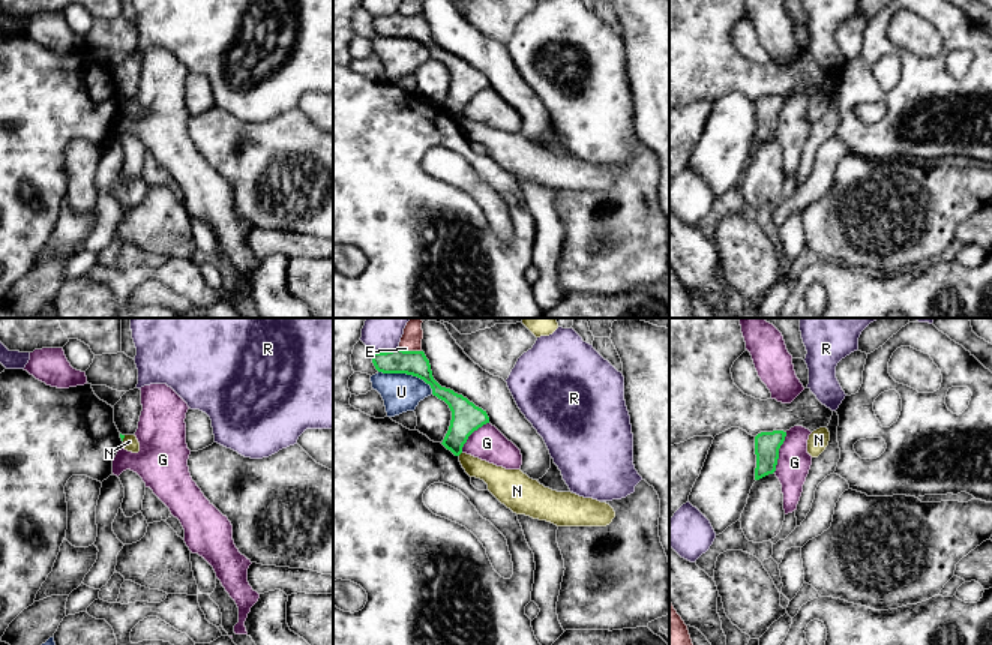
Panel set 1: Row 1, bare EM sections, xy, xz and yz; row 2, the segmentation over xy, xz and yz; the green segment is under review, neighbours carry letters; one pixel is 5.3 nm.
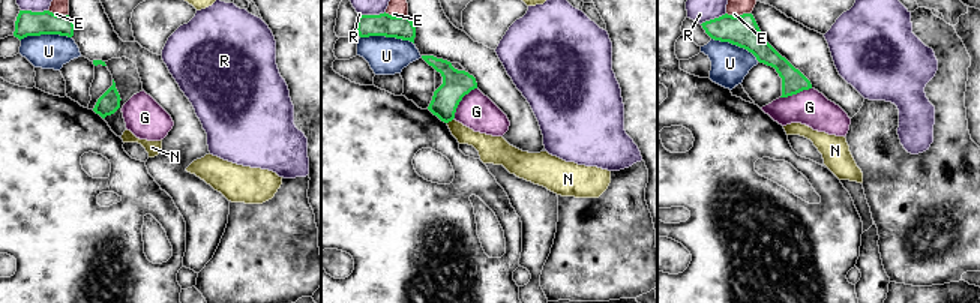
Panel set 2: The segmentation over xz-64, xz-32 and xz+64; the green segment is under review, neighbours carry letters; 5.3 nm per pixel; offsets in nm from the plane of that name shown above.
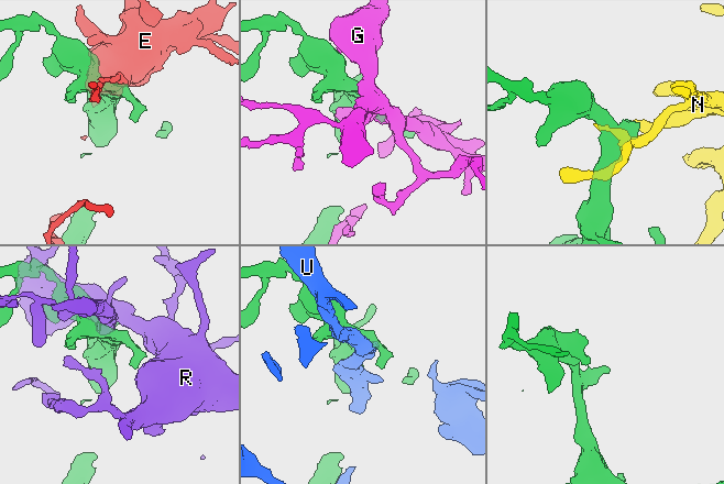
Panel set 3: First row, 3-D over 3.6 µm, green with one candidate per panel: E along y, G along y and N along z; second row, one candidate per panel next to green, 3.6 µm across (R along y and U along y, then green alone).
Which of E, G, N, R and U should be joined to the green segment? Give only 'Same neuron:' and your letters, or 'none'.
Same neuron: none

